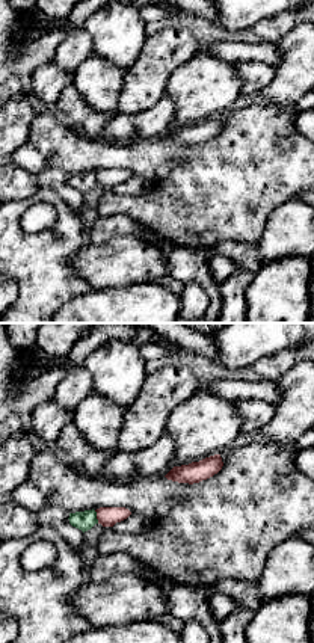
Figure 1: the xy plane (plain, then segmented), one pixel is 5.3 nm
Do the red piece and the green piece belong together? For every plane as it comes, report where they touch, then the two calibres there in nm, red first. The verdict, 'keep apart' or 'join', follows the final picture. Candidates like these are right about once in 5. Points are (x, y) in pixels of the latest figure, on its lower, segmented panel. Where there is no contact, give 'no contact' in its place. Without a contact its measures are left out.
meets red at (97, 516); 110 nm thick on the red side, 100 nm on the other

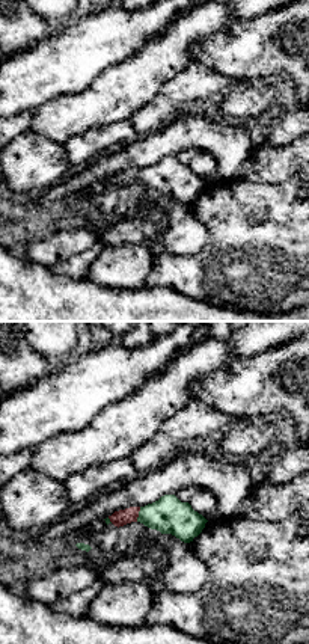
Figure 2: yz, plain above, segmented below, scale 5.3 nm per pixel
meets red at (137, 515); 90 nm thick on the red side, 200 nm on the other

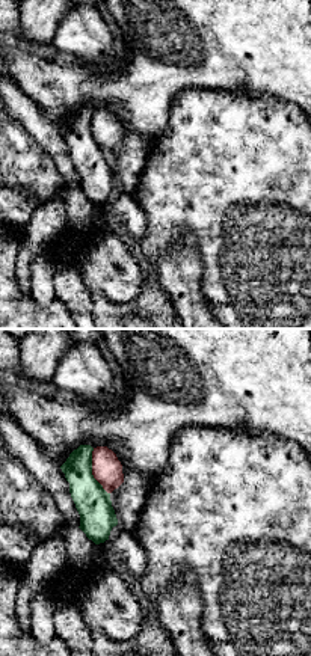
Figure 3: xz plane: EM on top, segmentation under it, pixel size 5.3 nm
meets red at (92, 471); 160 nm thick on the red side, 190 nm on the other

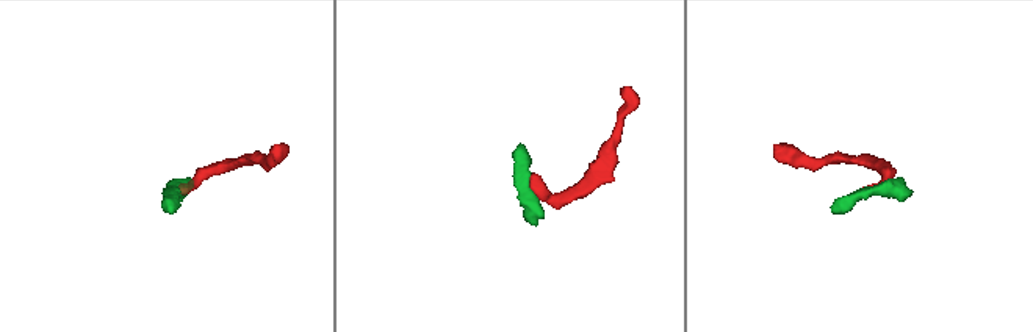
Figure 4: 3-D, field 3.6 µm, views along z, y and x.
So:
keep apart

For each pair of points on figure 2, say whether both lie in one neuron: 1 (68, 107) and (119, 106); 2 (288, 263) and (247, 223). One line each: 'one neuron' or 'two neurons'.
1: one neuron
2: one neuron

